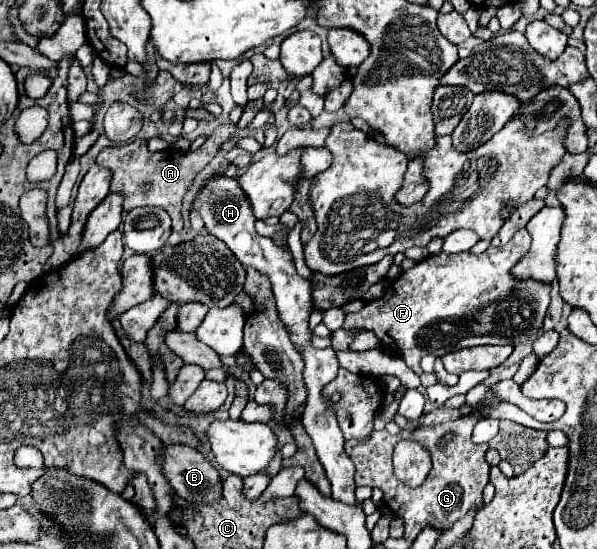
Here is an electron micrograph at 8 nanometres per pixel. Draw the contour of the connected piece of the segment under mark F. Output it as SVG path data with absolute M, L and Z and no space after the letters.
M521 228L509 244L487 248L483 254L437 254L401 272L389 290L363 310L349 314L343 328L373 330L381 344L399 354L419 374L424 387L436 384L432 374L422 374L419 360L425 354L445 356L447 352L481 344L523 344L533 342L543 328L551 302L549 282L515 280L511 268L529 252L531 236Z

